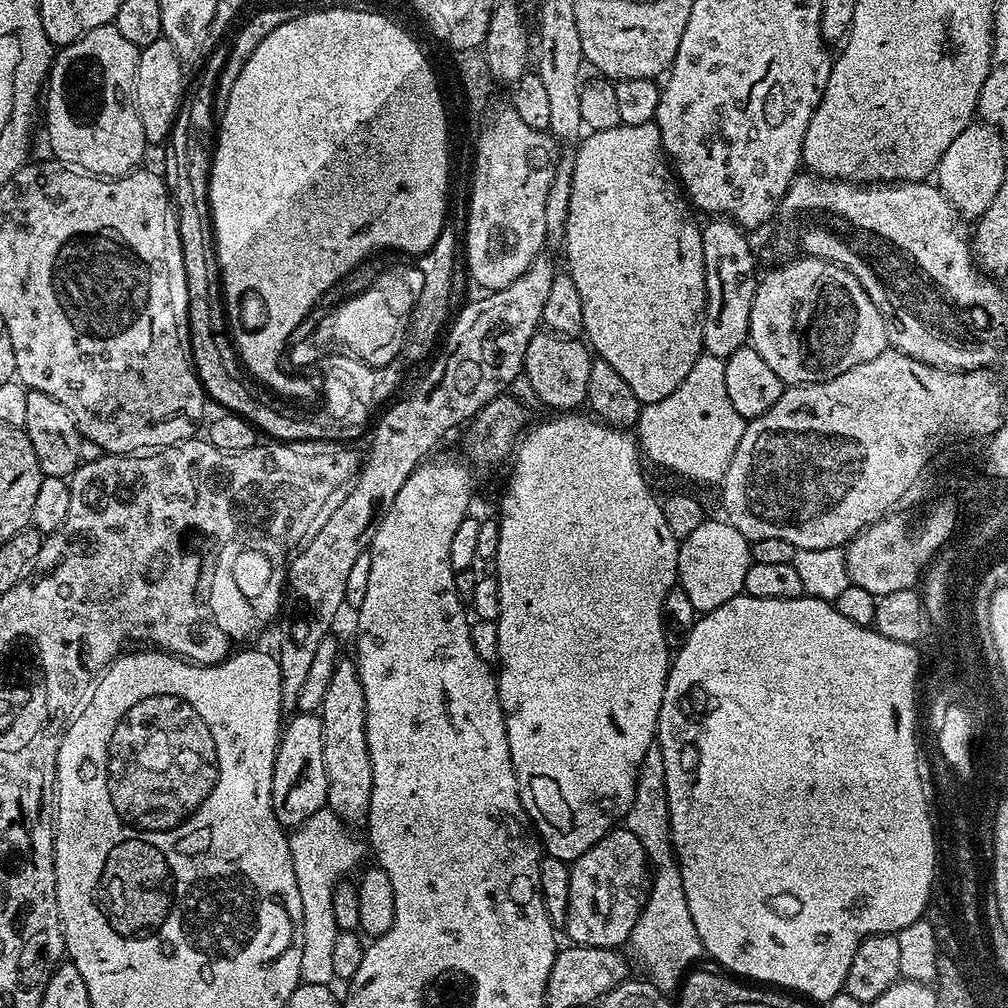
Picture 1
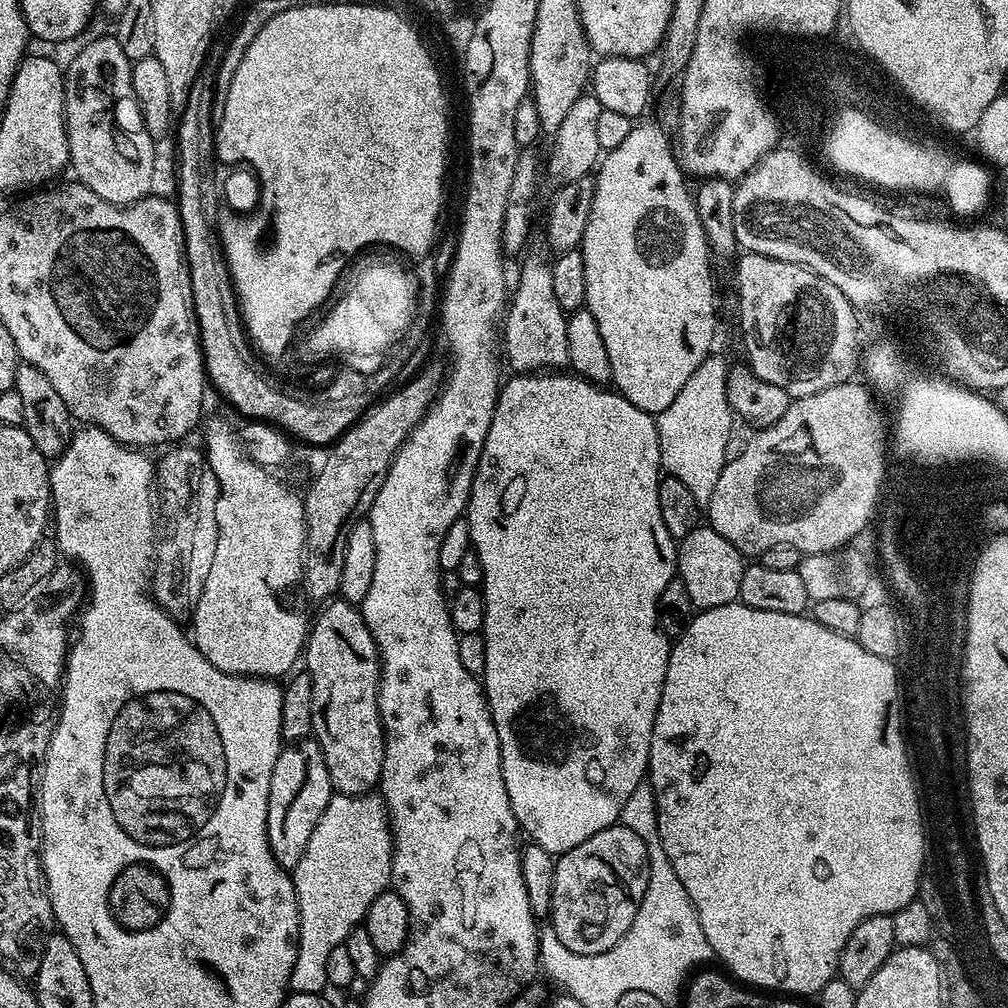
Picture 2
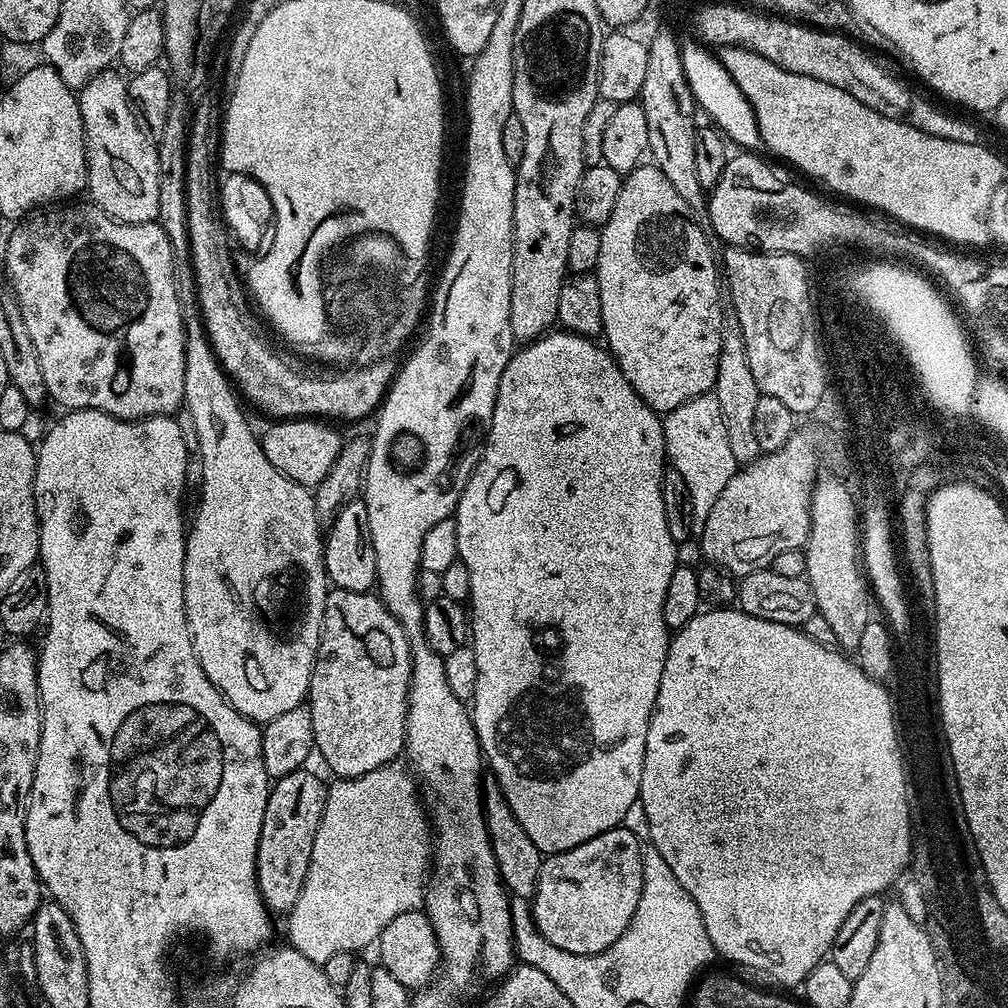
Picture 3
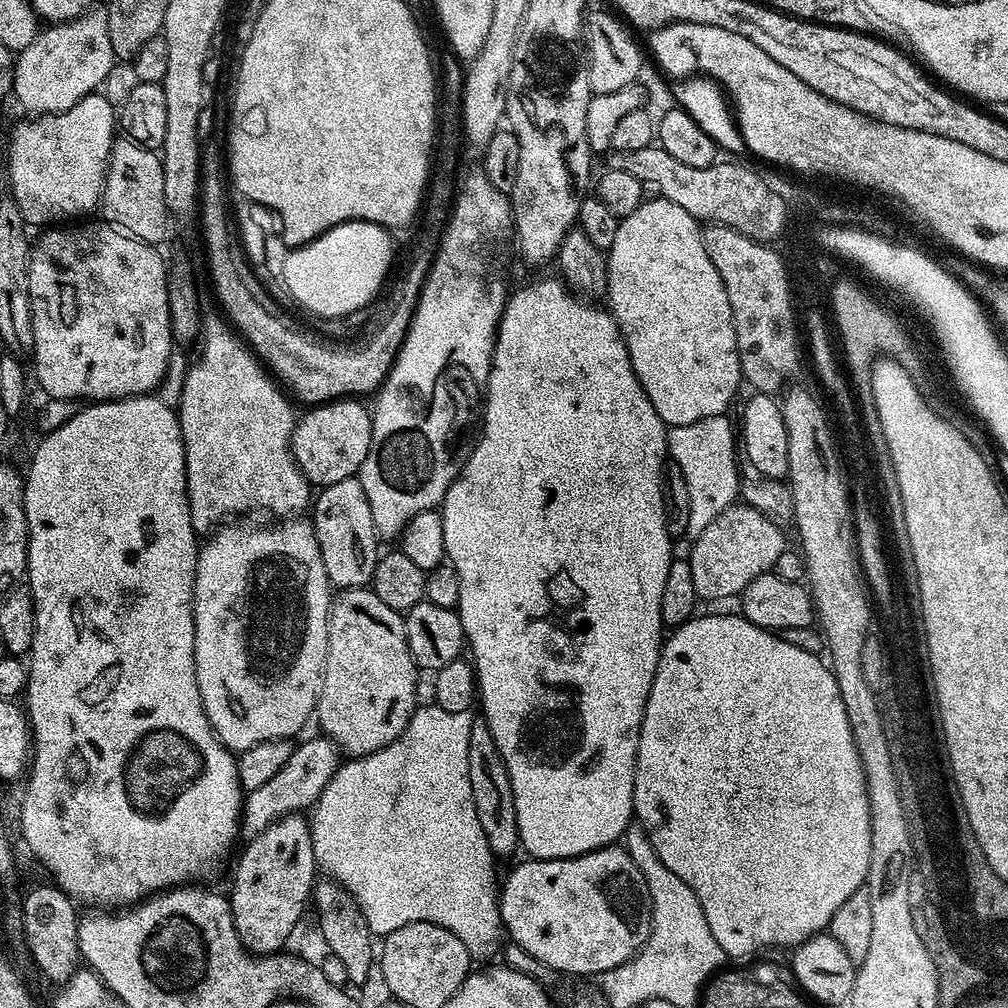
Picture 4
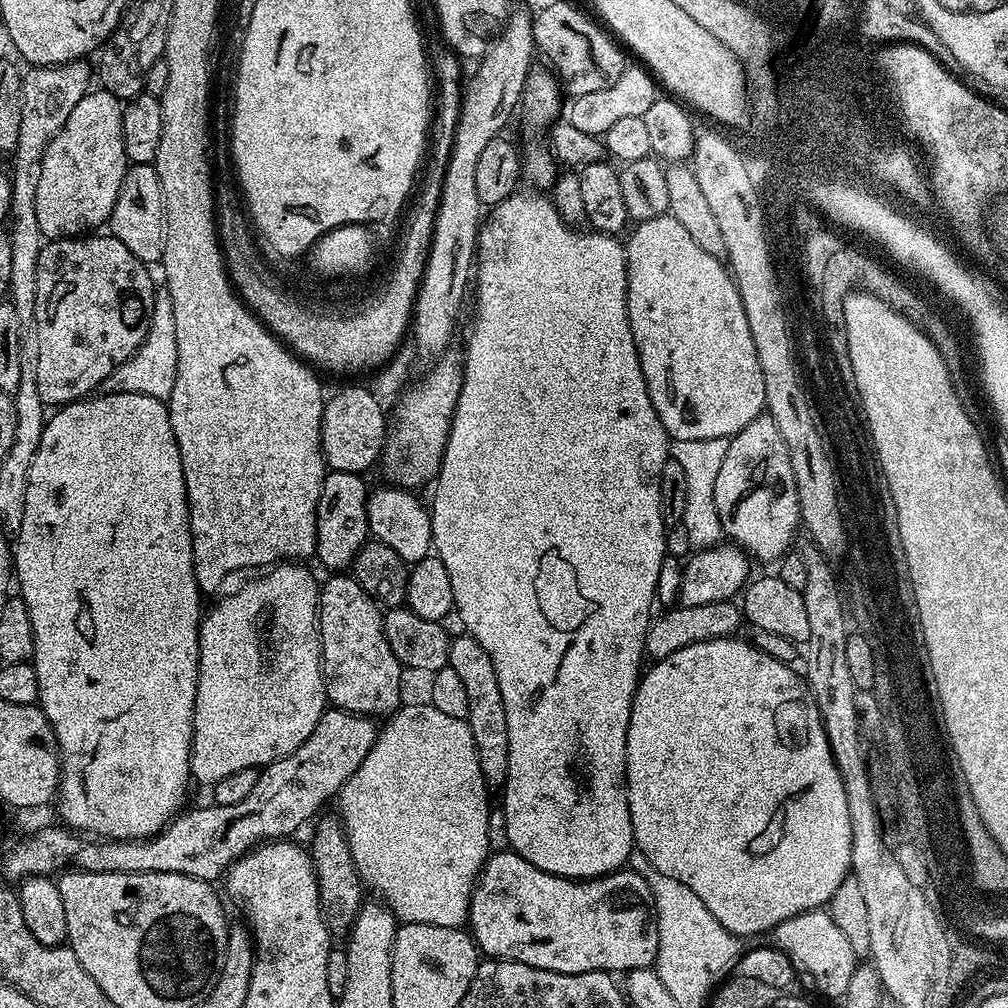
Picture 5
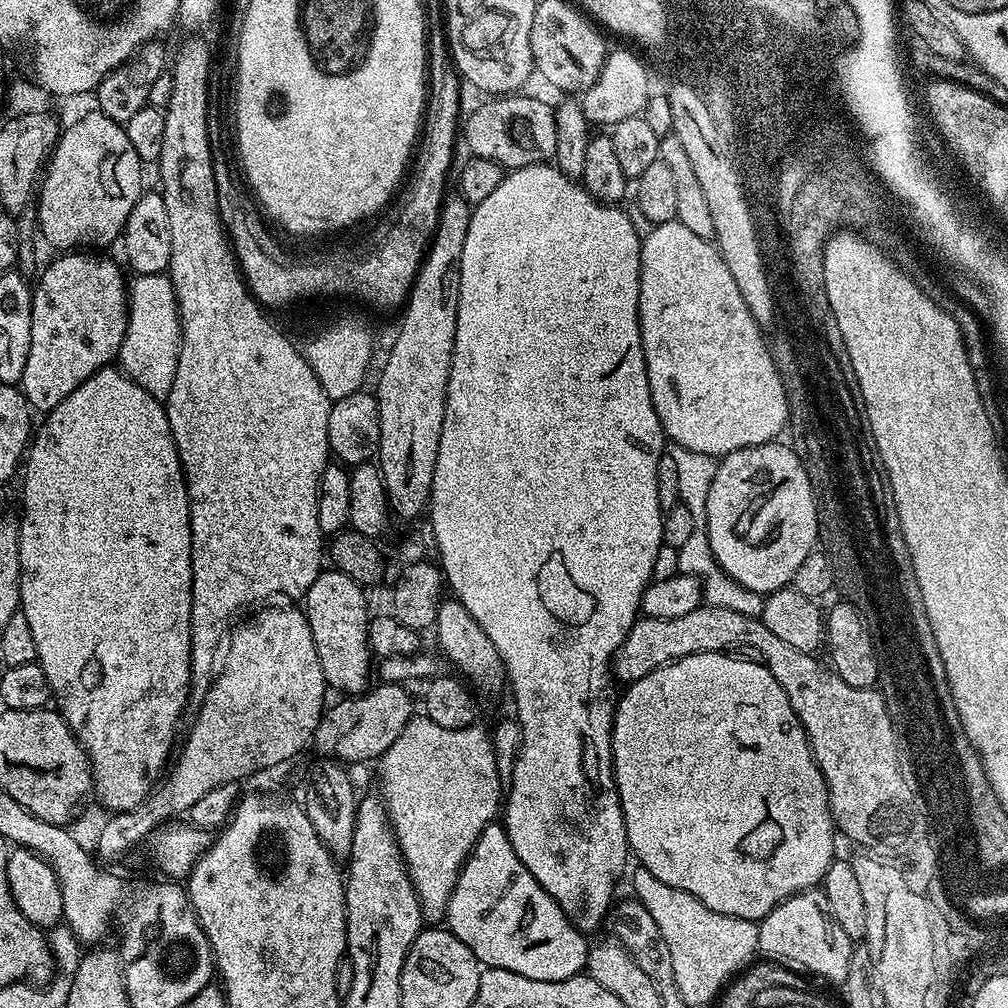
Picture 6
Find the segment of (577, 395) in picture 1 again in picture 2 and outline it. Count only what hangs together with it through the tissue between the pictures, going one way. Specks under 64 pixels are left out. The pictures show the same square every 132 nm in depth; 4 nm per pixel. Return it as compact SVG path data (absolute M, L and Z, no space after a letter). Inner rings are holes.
M540 256L526 257L516 284L514 280L510 303L502 320L502 352L506 357L507 367L509 364L513 368L511 371L516 374L563 369L568 363L567 321L568 316L562 306L558 306L558 298L554 298L551 263Z

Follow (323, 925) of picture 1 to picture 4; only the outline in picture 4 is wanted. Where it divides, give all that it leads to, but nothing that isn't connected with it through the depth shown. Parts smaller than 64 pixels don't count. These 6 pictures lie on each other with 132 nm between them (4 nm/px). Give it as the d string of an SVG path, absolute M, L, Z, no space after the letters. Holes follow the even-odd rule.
M435 702L417 707L410 718L406 730L390 746L378 750L369 756L348 758L341 763L335 774L330 778L326 790L316 800L310 812L310 827L312 829L312 849L316 855L317 865L324 868L329 877L341 884L358 902L366 922L370 926L373 937L383 938L394 930L414 922L437 924L454 934L466 946L473 961L492 962L501 955L502 945L506 940L503 924L500 922L500 902L498 899L498 876L496 880L496 864L492 852L486 842L486 834L482 834L482 822L478 822L478 810L474 810L474 794L470 790L470 762L466 758L470 755L470 730L474 716L471 711L451 712L442 710Z

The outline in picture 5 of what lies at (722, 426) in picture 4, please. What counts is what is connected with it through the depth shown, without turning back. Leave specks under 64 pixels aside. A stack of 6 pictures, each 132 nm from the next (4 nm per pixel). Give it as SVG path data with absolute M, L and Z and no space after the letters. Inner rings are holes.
M672 440L670 444L671 459L676 460L686 474L686 514L683 525L692 548L696 550L714 548L724 536L724 527L718 518L718 506L714 506L714 482L718 482L718 470L722 470L727 449L728 440Z

